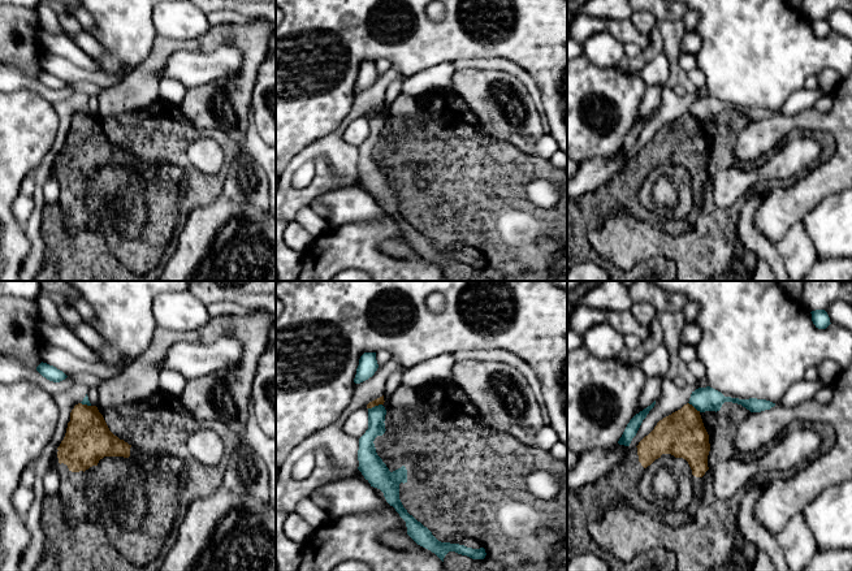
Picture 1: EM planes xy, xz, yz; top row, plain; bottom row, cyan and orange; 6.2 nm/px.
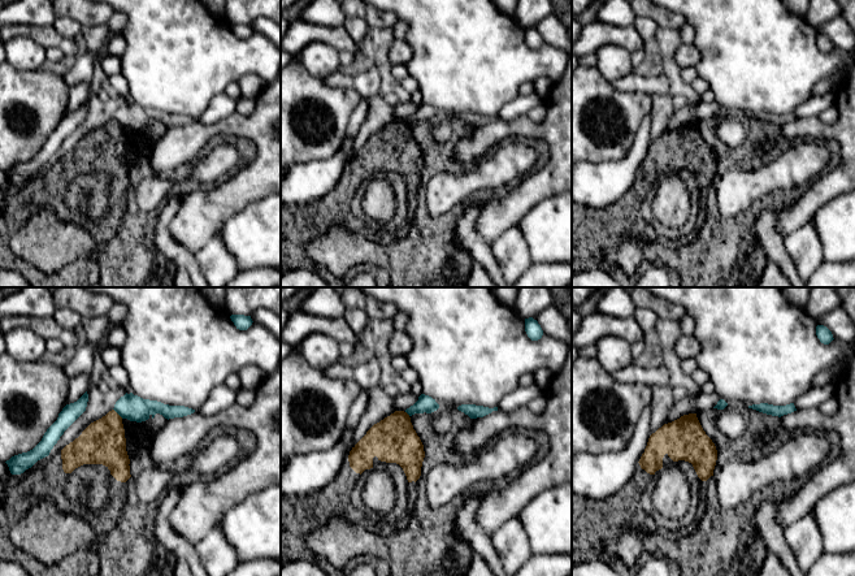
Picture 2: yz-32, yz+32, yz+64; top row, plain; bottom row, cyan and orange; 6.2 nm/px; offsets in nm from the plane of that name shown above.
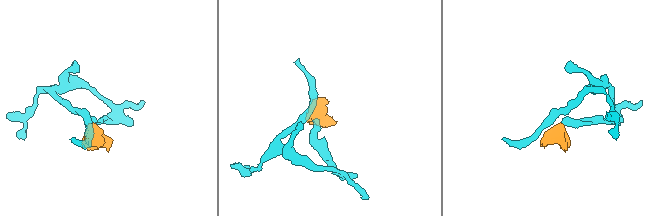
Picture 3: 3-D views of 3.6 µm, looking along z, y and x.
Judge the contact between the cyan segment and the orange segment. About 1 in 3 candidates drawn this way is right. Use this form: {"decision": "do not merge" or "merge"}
{"decision": "do not merge"}

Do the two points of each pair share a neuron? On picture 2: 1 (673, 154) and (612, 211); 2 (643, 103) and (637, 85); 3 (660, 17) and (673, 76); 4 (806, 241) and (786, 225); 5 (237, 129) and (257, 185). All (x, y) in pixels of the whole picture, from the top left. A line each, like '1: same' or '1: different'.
1: same
2: different
3: same
4: different
5: same

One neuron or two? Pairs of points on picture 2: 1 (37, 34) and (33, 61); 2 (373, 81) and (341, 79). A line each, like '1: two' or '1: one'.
1: two
2: one

